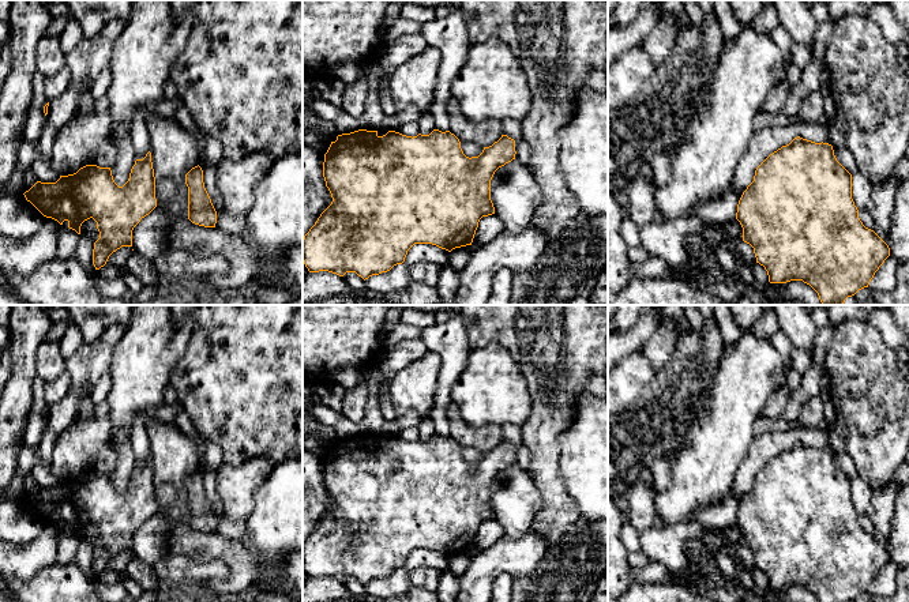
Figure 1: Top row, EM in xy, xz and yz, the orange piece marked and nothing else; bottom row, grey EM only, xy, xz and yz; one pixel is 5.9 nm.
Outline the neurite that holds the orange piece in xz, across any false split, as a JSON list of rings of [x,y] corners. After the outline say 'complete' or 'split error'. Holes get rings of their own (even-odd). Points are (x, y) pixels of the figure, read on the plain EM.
[[[358,434],[350,439],[342,439],[337,441],[335,447],[331,447],[327,458],[324,459],[323,467],[323,482],[326,492],[328,493],[333,507],[320,519],[315,530],[303,543],[303,567],[309,577],[328,576],[343,582],[346,577],[356,577],[364,586],[372,580],[379,580],[382,577],[390,576],[394,571],[402,569],[407,560],[407,556],[414,549],[432,549],[442,554],[451,557],[455,553],[472,550],[478,527],[482,522],[495,519],[495,512],[491,505],[491,485],[495,477],[504,471],[506,469],[515,464],[515,445],[507,440],[495,447],[489,452],[484,452],[478,462],[466,462],[461,454],[459,444],[450,436],[442,437],[433,434],[429,440],[406,441],[395,436],[388,436],[386,440],[379,441],[378,436]]]; complete

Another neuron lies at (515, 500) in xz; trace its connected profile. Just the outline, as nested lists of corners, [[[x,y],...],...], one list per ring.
[[[512,464],[495,477],[491,485],[491,505],[504,535],[517,539],[533,528],[544,500],[529,470]]]

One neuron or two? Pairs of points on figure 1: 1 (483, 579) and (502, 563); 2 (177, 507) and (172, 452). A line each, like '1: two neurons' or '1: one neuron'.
1: one neuron
2: one neuron

